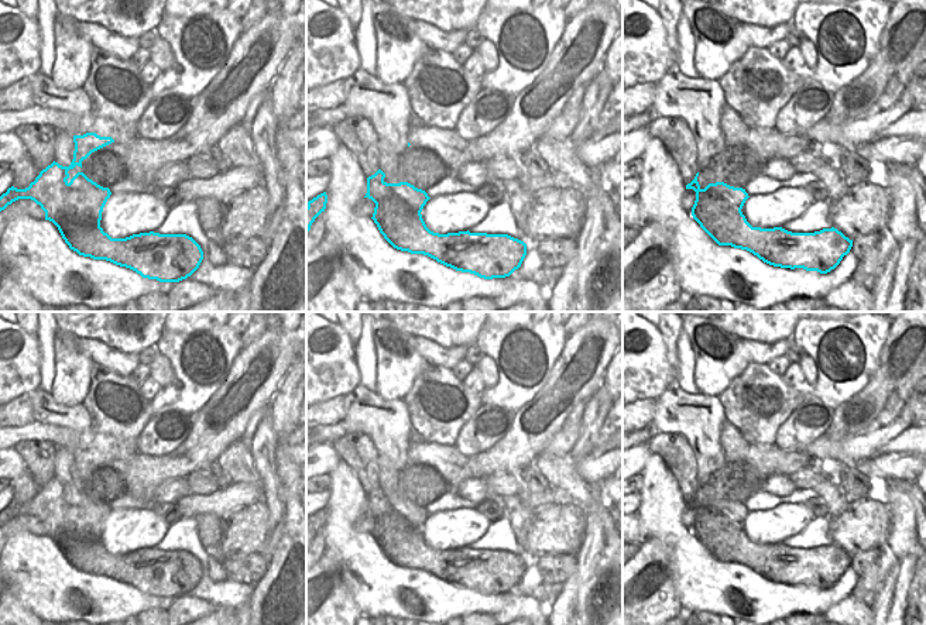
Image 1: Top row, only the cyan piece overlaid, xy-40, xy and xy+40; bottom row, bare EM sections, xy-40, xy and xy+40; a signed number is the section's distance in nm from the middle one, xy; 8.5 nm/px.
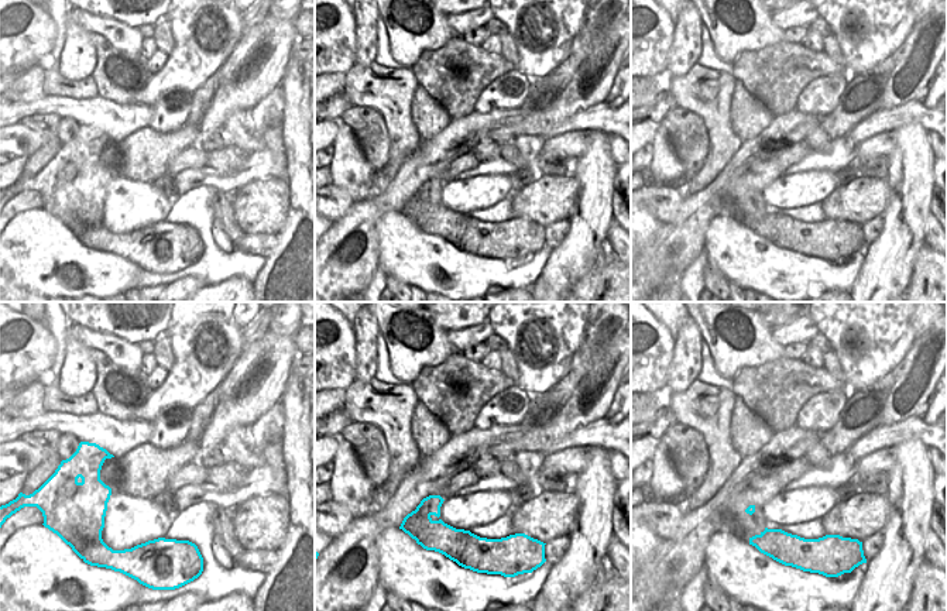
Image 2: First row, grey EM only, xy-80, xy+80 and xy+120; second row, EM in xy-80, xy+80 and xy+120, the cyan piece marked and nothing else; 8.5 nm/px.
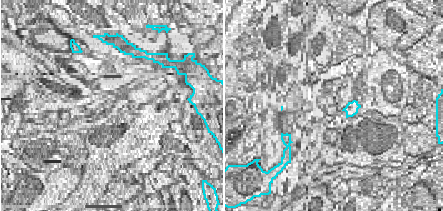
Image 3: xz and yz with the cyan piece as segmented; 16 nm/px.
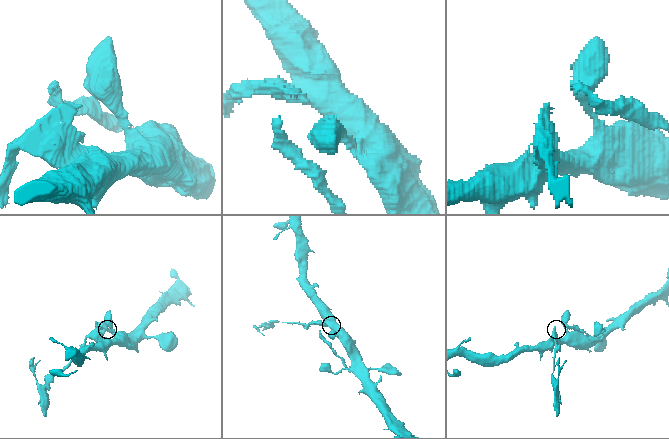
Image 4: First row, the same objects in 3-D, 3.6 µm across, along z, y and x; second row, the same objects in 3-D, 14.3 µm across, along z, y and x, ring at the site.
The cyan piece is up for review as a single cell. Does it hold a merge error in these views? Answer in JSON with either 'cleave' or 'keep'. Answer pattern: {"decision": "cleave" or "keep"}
{"decision": "cleave"}

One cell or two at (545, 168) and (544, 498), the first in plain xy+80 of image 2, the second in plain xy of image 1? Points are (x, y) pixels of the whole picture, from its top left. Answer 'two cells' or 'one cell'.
two cells

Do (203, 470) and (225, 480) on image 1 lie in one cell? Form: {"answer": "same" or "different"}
{"answer": "same"}

